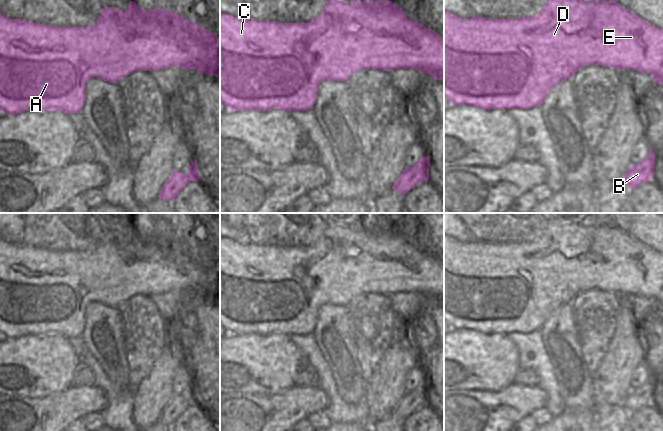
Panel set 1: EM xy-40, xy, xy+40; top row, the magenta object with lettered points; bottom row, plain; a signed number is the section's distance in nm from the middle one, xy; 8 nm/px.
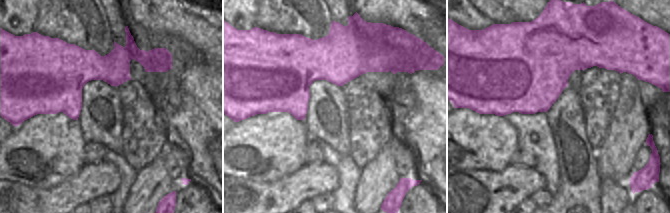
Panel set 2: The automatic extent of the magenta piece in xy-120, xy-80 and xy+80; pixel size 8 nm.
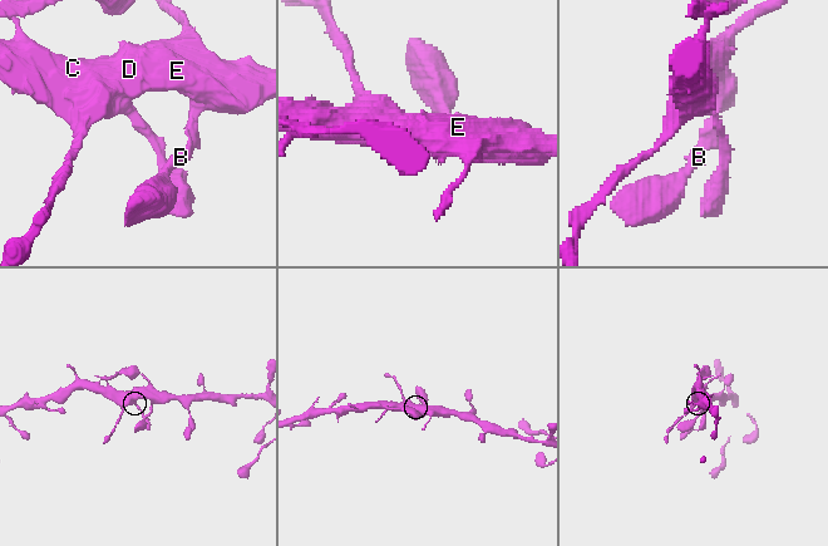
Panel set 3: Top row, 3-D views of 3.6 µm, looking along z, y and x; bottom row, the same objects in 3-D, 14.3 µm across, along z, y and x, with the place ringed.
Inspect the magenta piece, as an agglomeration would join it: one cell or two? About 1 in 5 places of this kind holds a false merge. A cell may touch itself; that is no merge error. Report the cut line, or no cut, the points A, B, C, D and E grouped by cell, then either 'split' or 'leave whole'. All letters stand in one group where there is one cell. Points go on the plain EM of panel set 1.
cut none; groups A B C D E; leave whole

